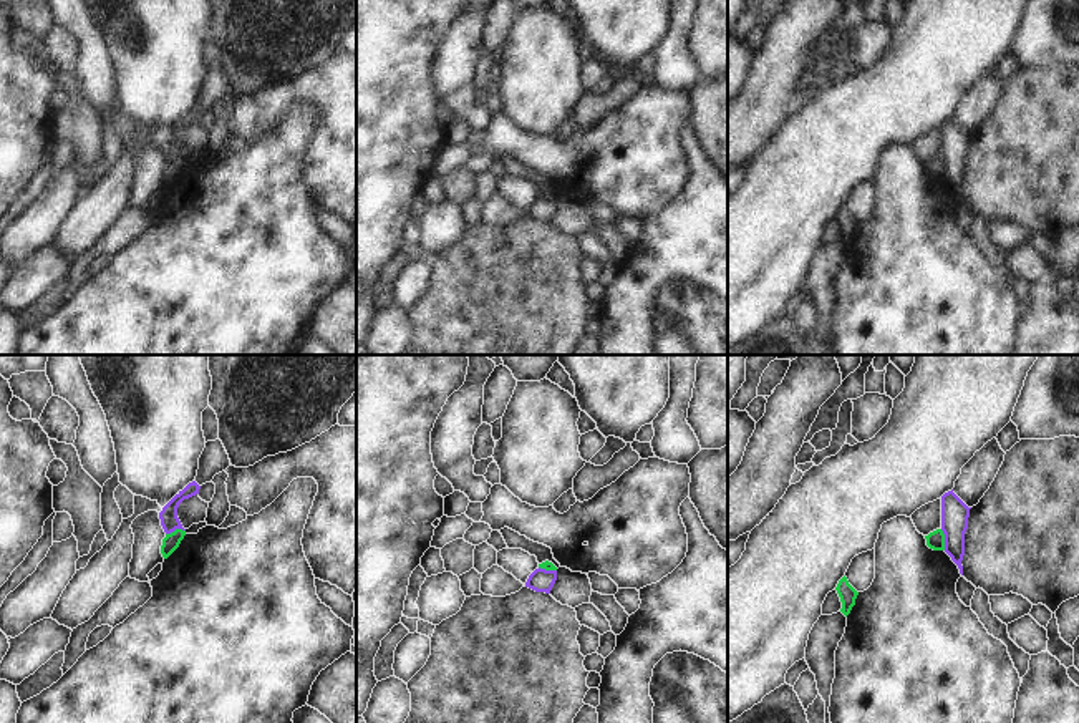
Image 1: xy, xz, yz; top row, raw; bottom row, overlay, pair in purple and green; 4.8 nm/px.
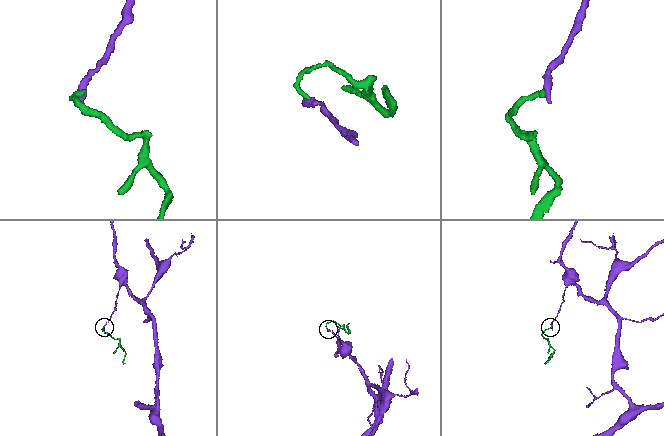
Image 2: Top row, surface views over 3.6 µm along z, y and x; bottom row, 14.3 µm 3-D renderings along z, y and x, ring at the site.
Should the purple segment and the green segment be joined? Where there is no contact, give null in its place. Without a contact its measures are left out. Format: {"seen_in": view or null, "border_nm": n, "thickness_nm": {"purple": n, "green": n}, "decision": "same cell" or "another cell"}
{"seen_in": "yz", "border_nm": 110, "thickness_nm": {"purple": 140, "green": 90}, "decision": "another cell"}

